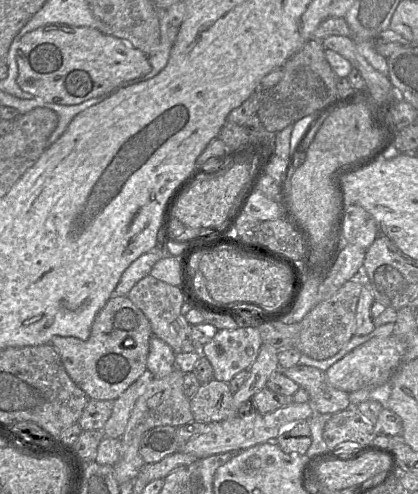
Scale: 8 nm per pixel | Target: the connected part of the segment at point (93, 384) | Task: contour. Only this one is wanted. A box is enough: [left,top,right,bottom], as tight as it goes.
[49,296,151,401]

